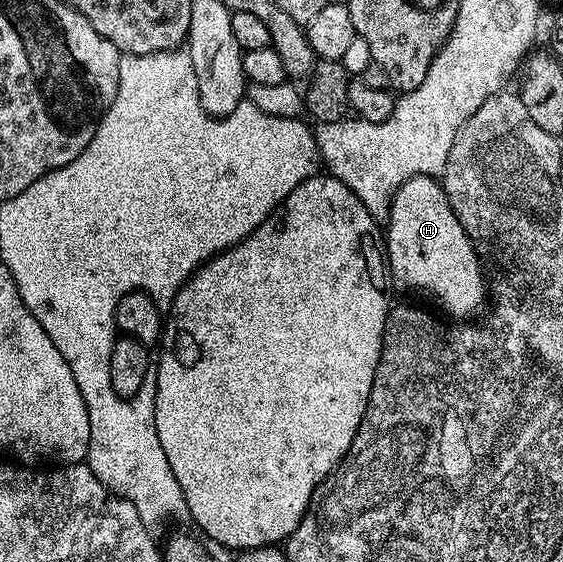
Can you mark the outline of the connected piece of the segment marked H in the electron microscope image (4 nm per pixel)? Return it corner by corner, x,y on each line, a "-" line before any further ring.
418,175
397,189
385,220
385,246
396,288
399,286
411,295
427,291
427,295
435,295
454,315
467,315
479,307
483,295
483,283
479,283
482,262
461,221
457,221
438,178

